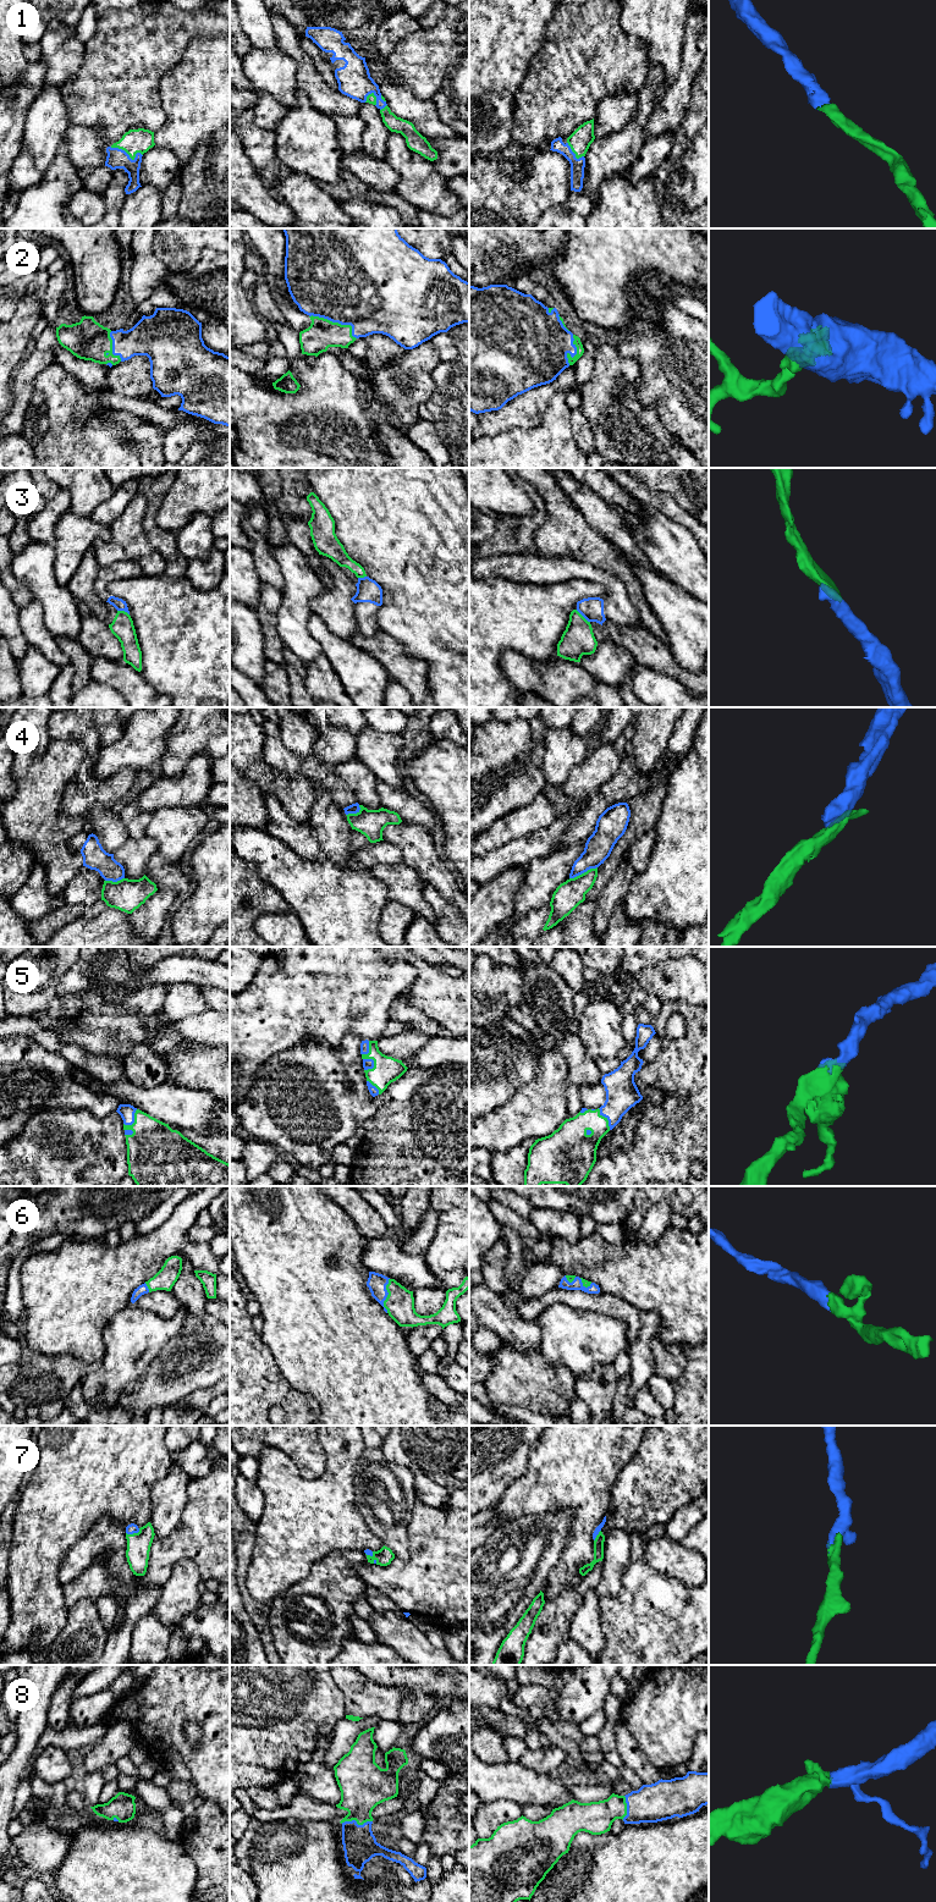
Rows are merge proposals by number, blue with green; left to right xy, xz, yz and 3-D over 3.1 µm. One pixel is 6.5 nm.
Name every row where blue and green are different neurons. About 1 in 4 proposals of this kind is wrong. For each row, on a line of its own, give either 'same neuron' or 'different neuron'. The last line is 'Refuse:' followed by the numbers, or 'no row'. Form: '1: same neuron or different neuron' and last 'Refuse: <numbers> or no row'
1: same neuron
2: same neuron
3: different neuron
4: different neuron
5: same neuron
6: same neuron
7: same neuron
8: same neuron
Refuse: 3, 4

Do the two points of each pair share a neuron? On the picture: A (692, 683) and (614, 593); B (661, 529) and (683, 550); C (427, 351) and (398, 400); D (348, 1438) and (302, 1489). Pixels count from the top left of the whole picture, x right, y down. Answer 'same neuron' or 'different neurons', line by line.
A: different neurons
B: same neuron
C: same neuron
D: same neuron

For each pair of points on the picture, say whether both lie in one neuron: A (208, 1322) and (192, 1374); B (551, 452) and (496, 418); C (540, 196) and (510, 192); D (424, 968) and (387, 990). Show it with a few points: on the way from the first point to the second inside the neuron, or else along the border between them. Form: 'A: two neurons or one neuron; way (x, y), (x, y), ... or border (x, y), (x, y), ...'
A: one neuron; way (203, 1335), (197, 1341), (197, 1357), (193, 1361)
B: two neurons; border (539, 422), (533, 426), (512, 426), (484, 436)
C: one neuron; way (533, 196), (517, 196)
D: two neurons; border (405, 959), (416, 968), (417, 977), (401, 994)

